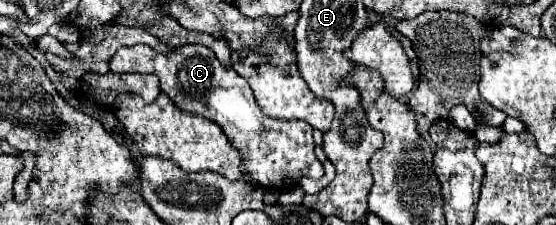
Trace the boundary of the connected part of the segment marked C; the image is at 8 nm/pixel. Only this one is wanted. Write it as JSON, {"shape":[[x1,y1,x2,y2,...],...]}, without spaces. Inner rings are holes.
{"shape":[[148,45,120,47,110,61,110,71,156,75,160,79,162,93,166,93,176,107,214,121,226,133,230,143,238,147,246,183,262,189,286,191,296,187,302,177,320,179,324,175,324,167,314,155,314,129,300,119,282,121,266,117,260,111,246,79,232,69,224,69,216,55,204,45,184,45,172,53,158,53]]}

